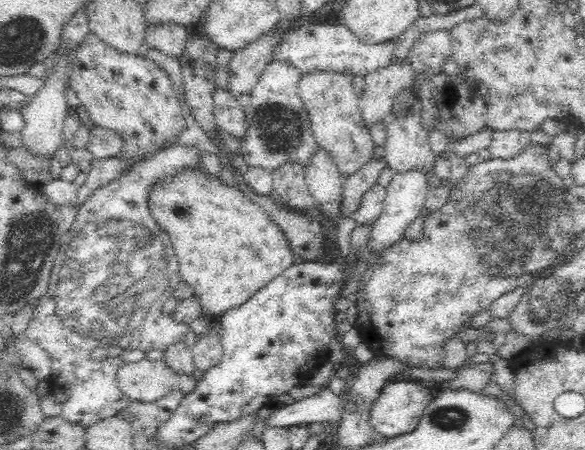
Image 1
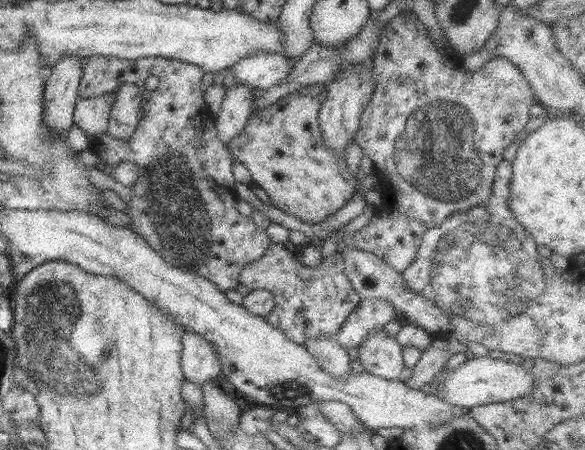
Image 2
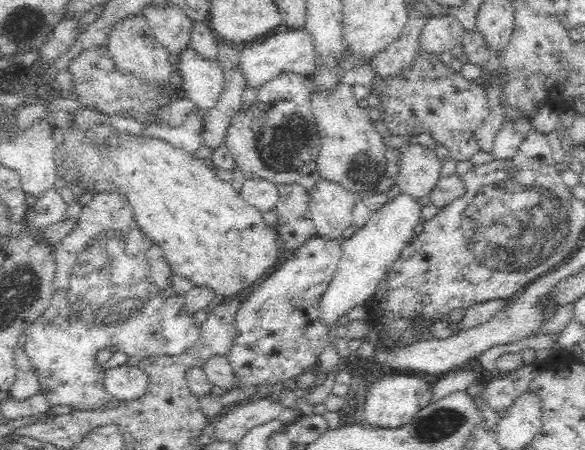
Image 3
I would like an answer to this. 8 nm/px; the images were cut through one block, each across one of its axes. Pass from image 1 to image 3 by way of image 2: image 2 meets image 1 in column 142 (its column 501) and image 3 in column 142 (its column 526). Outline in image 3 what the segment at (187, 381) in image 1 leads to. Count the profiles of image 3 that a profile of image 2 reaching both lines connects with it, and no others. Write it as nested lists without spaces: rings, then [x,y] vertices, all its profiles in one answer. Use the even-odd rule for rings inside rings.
[[[127,363],[113,367],[105,372],[104,389],[113,400],[132,401],[146,394],[150,379],[148,375],[137,366]]]

